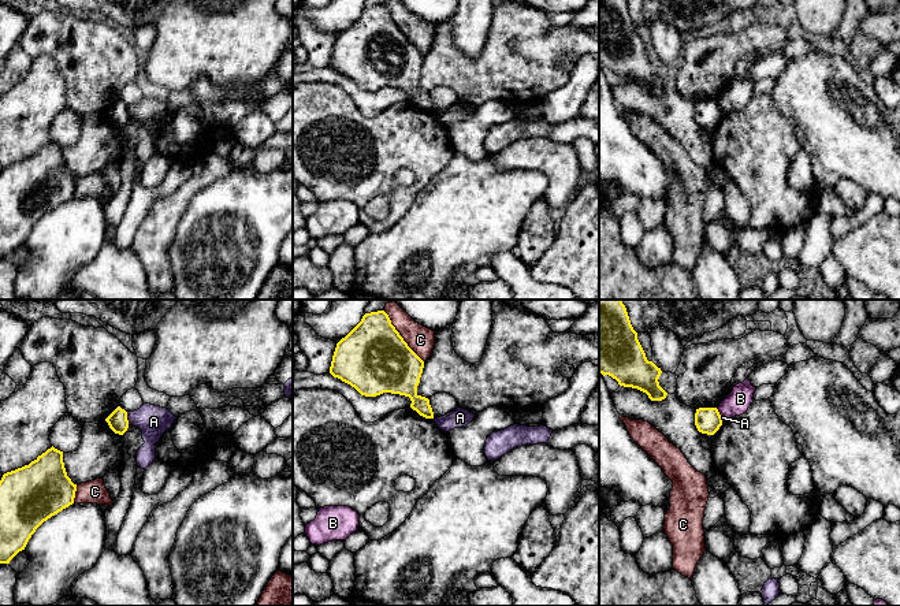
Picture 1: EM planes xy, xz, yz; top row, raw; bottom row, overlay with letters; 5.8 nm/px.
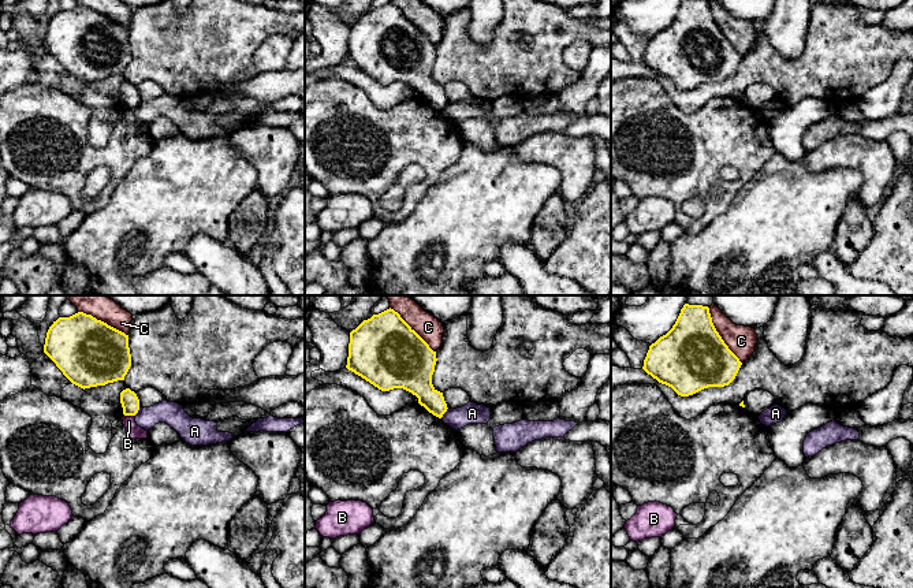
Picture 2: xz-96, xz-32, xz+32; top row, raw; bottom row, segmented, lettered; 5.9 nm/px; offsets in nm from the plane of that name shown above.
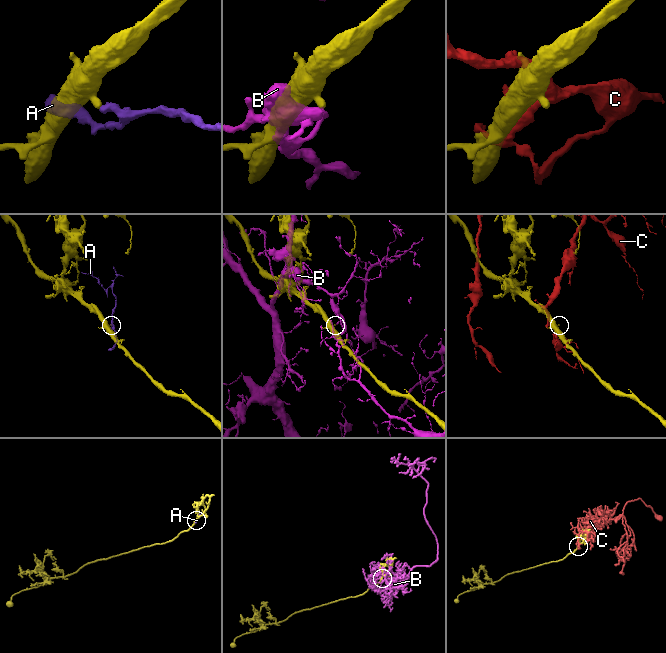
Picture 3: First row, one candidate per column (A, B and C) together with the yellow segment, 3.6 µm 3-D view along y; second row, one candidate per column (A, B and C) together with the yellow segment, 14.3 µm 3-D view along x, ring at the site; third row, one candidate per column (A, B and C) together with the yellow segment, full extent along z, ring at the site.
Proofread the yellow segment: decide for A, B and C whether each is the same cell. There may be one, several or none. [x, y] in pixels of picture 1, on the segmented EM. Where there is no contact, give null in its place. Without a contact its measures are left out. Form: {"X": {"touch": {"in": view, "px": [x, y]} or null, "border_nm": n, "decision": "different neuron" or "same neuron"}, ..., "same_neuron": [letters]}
{"A": {"touch": {"in": "xy", "px": [126, 419]}, "border_nm": 80, "decision": "different neuron"}, "B": {"touch": {"in": "yz", "px": [718, 413]}, "border_nm": 70, "decision": "different neuron"}, "C": {"touch": {"in": "xz", "px": [400, 335]}, "border_nm": 400, "decision": "different neuron"}, "same_neuron": []}

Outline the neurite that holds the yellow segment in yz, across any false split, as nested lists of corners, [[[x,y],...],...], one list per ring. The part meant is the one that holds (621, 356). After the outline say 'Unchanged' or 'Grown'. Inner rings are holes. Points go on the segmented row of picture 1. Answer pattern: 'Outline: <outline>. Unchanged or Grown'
Outline: [[[599,300],[599,373],[646,393],[651,401],[667,395],[658,382],[662,371],[647,360],[621,300]]]. Unchanged

